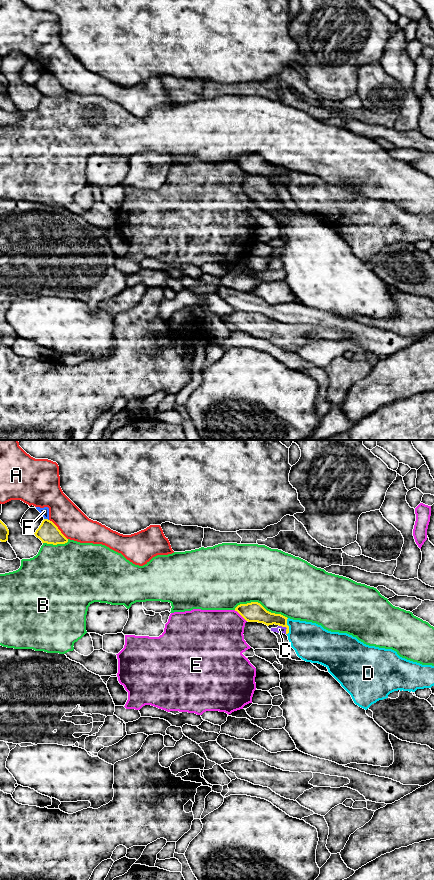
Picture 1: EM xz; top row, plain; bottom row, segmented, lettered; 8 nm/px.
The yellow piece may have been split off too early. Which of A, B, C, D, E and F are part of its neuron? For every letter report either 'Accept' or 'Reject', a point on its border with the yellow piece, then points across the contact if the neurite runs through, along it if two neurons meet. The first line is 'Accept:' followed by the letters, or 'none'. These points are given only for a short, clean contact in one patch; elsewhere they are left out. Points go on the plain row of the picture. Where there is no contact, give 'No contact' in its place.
Accept: C
A: Reject. Touches yellow at xz (58, 81)
B: Reject. Touches yellow at xz (260, 156)
C: Accept. Touches yellow at xz (286, 179). Path across: xz (259, 166), (278, 171), (286, 179), (279, 181)
D: Reject. Touches yellow at xz (288, 178)
E: Reject. Touches yellow at xz (240, 166)
F: Reject. Touches yellow at xz (46, 71). Boundary: xz (44, 70), (48, 72)

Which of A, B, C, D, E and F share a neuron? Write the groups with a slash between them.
A F / B / C / D / E

